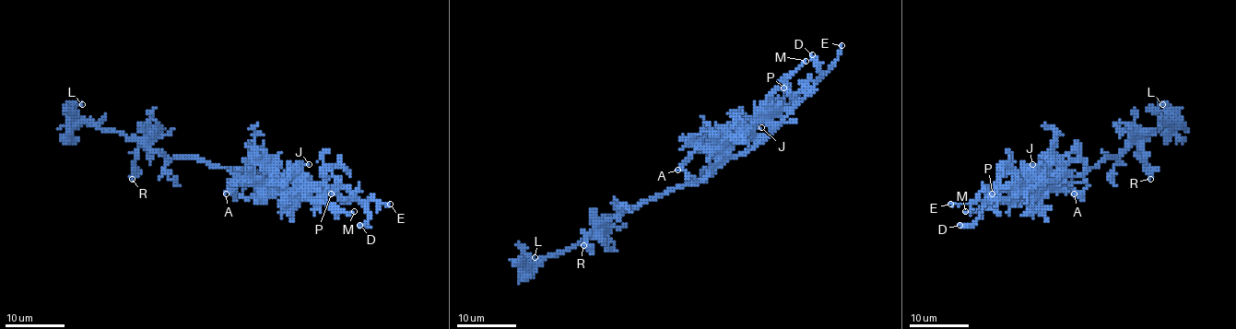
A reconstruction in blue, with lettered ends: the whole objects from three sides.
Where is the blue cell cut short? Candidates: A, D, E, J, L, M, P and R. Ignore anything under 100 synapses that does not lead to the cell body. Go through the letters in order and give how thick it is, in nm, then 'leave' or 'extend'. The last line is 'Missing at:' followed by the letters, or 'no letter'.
A: calibre 240 nm; leave
D: calibre 480 nm; leave
E: calibre 320 nm; extend
J: calibre 160 nm; leave
L: calibre 220 nm; leave
M: calibre 190 nm; leave
P: calibre 600 nm; leave
R: calibre 400 nm; leave
Missing at: E

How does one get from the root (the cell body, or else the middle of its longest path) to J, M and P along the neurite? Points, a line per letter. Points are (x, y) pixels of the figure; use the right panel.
J: (1090, 169), (1078, 176), (1068, 176), (1062, 182), (1050, 182), (1032, 164)
M: (1090, 169), (1078, 176), (1068, 176), (1062, 182), (1030, 180), (1010, 201), (994, 201), (971, 213), (965, 211)
P: (1090, 169), (1078, 176), (1068, 176), (1062, 182), (1030, 180), (1023, 183), (1006, 167), (992, 193)

